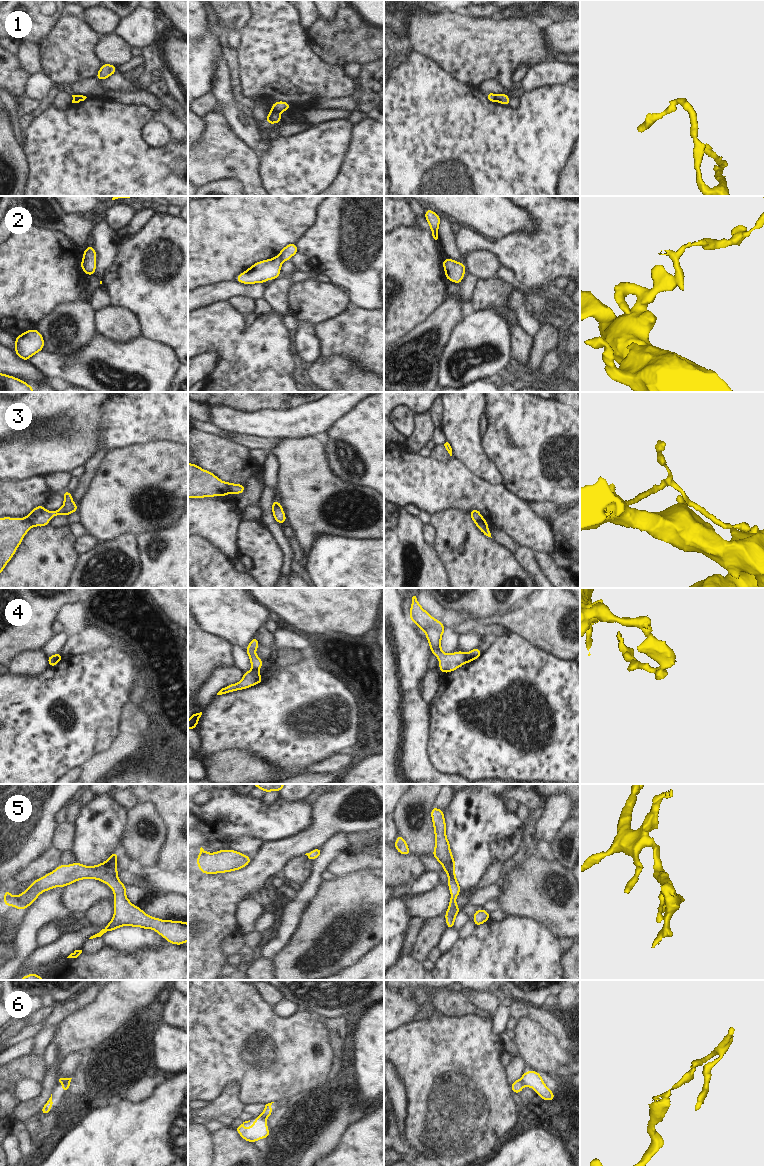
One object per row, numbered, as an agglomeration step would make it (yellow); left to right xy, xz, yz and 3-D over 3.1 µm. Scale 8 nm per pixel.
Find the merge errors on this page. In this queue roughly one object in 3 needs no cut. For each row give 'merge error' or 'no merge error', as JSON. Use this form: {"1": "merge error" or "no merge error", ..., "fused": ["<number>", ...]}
{"1": "merge error", "2": "merge error", "3": "merge error", "4": "merge error", "5": "no merge error", "6": "merge error", "fused": ["1", "2", "3", "4", "6"]}

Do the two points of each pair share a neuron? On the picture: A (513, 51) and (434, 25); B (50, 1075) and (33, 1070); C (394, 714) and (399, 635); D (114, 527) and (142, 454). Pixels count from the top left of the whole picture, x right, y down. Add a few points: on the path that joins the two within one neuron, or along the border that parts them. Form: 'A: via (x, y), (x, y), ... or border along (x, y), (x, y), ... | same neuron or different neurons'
A: via (493, 49), (470, 49), (454, 41) | same neuron
B: border along (47, 1069), (40, 1083) | different neurons
C: border along (394, 647), (397, 658), (397, 674), (400, 682) | different neurons
D: via (113, 509), (142, 480), (142, 472) | same neuron

